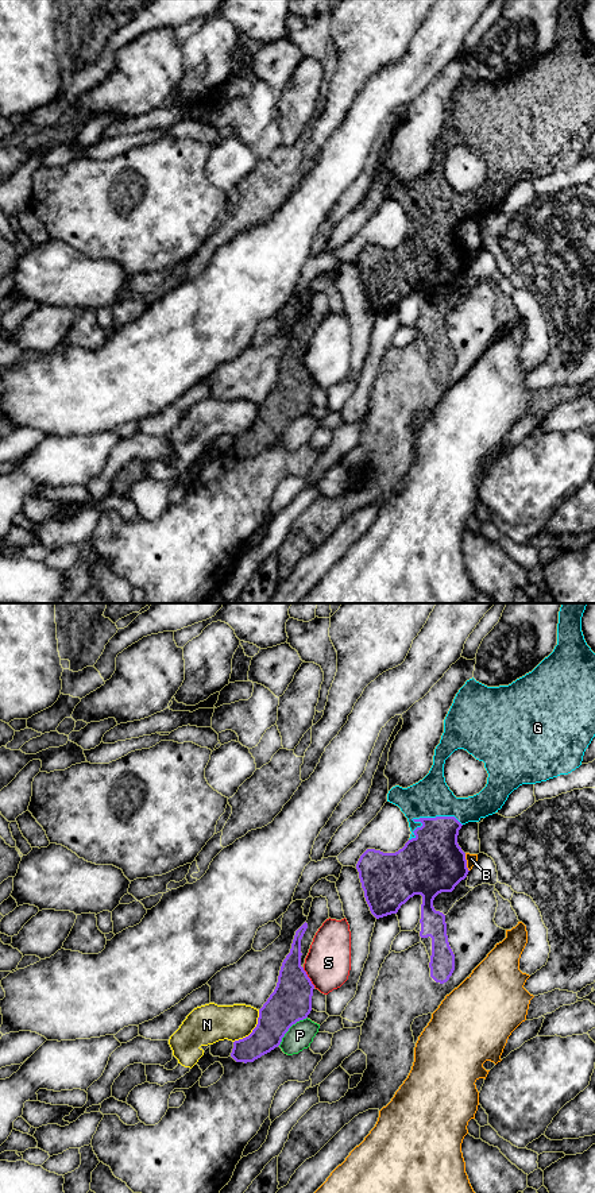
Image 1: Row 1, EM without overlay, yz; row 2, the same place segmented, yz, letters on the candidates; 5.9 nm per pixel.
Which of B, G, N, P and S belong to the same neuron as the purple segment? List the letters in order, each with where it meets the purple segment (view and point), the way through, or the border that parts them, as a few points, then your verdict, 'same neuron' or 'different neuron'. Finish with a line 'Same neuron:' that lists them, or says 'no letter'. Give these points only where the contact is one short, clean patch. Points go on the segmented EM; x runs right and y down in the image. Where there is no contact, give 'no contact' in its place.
B: meets purple in yz at (466, 863); different neuron
G: meets purple in yz at (428, 818); same neuron
N: meets purple in yz at (252, 1030); border along yz (259, 1010), (257, 1026), (247, 1035), (234, 1042); different neuron
P: meets purple in yz at (289, 1027); different neuron
S: meets purple in yz at (308, 977); different neuron
Same neuron: G

